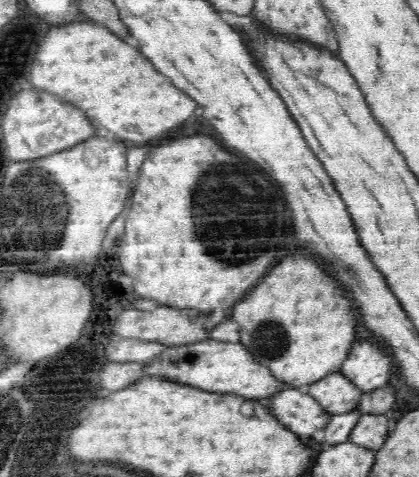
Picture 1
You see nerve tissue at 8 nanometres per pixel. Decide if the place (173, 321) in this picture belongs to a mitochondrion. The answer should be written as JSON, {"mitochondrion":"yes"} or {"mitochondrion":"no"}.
{"mitochondrion":"no"}

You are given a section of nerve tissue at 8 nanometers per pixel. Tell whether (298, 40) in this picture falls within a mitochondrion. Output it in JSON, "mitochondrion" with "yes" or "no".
{"mitochondrion":"no"}

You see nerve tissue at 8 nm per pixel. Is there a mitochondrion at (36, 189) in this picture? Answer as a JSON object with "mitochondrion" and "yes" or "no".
{"mitochondrion":"yes"}

